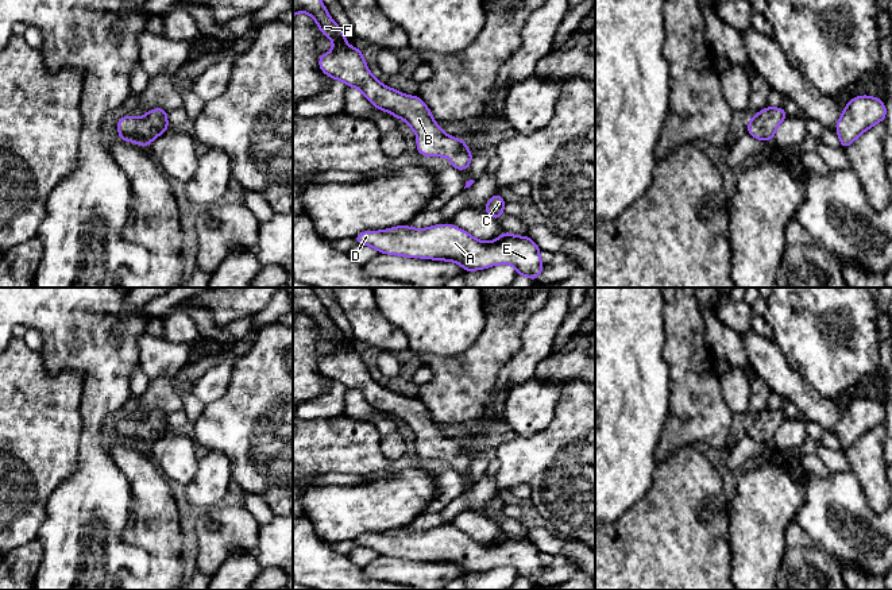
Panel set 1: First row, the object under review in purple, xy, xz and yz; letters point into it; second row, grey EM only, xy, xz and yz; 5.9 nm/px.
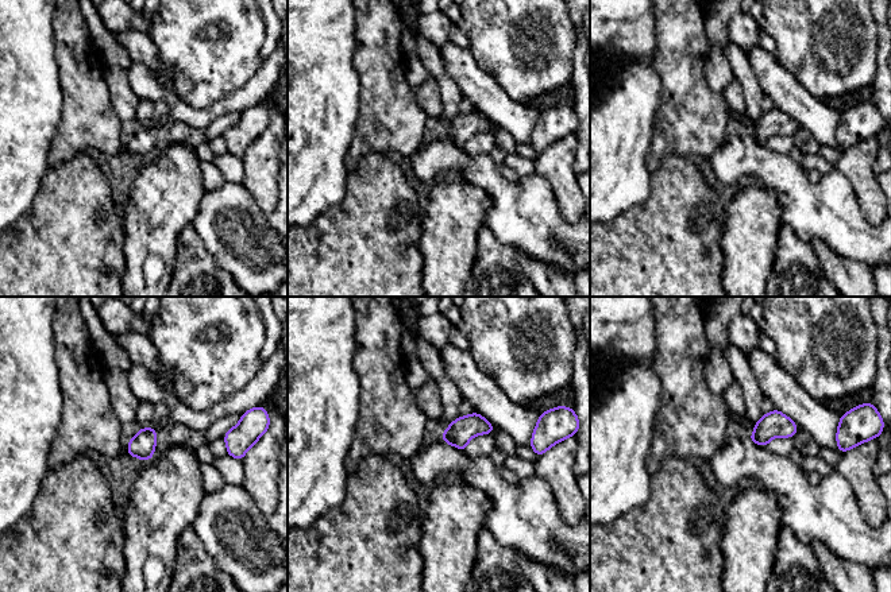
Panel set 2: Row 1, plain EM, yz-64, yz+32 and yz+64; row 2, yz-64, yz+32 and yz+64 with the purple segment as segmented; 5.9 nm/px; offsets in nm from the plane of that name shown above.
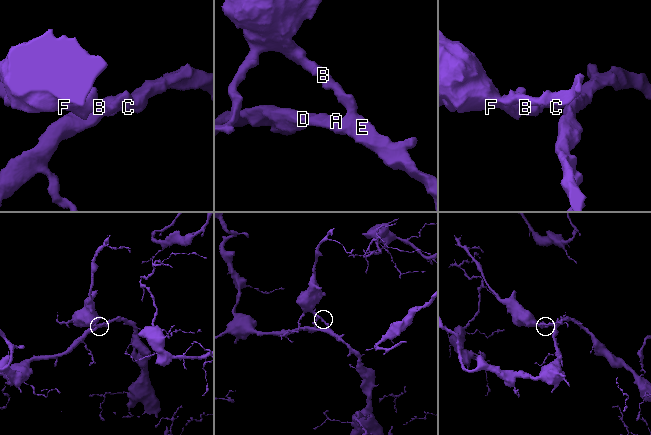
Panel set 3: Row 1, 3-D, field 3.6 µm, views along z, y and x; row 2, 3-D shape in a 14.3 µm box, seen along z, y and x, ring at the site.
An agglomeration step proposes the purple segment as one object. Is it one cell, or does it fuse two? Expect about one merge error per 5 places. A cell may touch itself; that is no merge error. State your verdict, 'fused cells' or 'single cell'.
single cell

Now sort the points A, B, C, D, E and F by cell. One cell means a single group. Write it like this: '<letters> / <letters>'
A B C D E F

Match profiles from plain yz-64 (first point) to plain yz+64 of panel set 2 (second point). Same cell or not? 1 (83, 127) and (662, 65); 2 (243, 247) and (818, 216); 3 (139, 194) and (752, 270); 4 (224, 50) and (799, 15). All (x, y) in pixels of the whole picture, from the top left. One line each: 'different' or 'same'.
1: same
2: same
3: same
4: same

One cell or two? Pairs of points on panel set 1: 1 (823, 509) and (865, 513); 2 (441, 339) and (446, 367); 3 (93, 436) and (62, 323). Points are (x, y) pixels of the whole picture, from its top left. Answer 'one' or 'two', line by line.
1: one
2: two
3: one

